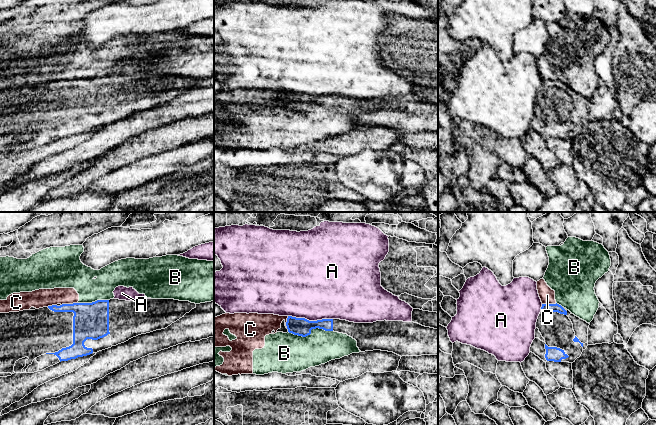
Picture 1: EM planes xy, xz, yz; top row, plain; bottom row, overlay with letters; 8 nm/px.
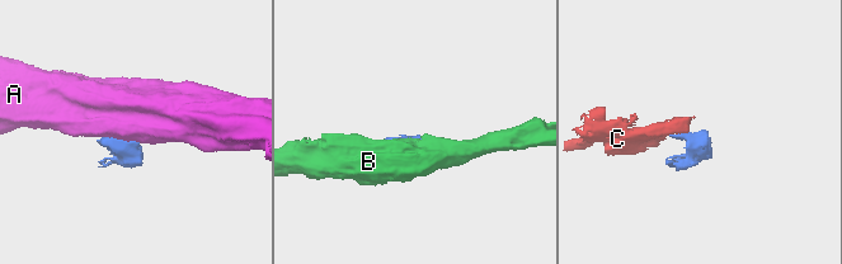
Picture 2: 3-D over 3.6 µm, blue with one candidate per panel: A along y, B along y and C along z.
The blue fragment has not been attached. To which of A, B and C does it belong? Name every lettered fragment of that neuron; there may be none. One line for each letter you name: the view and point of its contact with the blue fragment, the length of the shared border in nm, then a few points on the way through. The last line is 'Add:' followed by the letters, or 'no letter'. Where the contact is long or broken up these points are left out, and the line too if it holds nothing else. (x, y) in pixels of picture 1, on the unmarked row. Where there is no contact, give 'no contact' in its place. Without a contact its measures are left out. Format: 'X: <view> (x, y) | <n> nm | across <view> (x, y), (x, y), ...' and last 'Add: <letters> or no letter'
Add: no letter

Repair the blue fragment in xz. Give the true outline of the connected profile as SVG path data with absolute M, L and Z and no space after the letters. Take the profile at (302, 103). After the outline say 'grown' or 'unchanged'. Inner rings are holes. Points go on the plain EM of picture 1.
M288 92L289 109L306 113L312 105L323 105L347 110L357 117L361 128L381 126L399 132L438 131L438 105L414 98L376 97L354 99L340 95L309 97Z; grown

